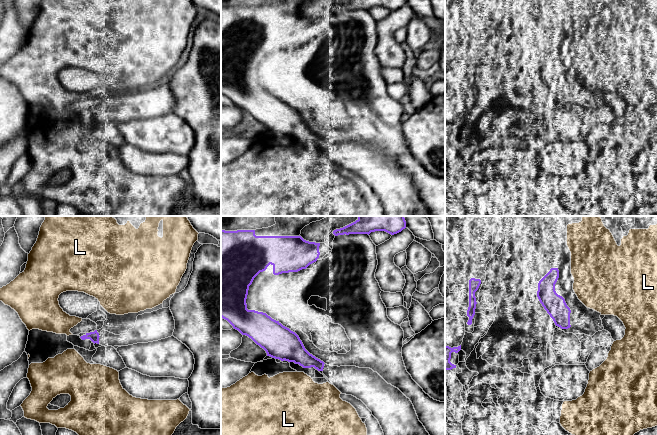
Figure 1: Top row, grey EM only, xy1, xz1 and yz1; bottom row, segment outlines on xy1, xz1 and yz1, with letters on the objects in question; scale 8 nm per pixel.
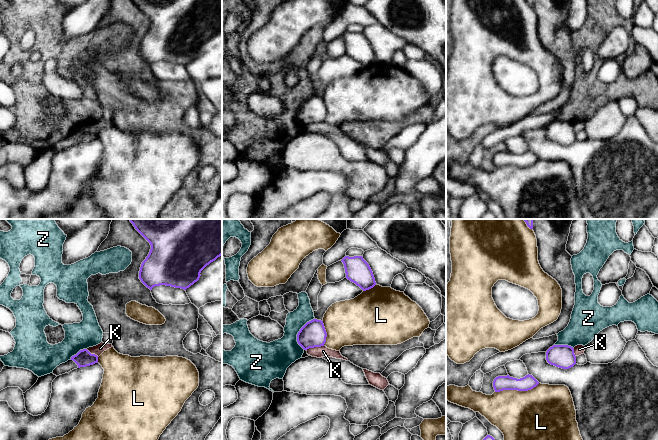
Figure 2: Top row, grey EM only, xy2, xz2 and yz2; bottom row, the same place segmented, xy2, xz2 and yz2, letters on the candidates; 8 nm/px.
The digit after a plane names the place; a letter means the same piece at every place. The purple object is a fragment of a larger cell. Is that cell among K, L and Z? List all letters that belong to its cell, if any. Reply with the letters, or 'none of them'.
none of them

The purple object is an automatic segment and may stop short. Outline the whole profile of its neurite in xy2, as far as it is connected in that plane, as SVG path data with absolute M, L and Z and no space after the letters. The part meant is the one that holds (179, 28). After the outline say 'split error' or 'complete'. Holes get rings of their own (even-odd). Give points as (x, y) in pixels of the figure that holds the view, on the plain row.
M133 0L150 19L151 25L142 38L139 55L150 66L166 61L186 66L200 54L201 47L222 31L222 0Z; complete

